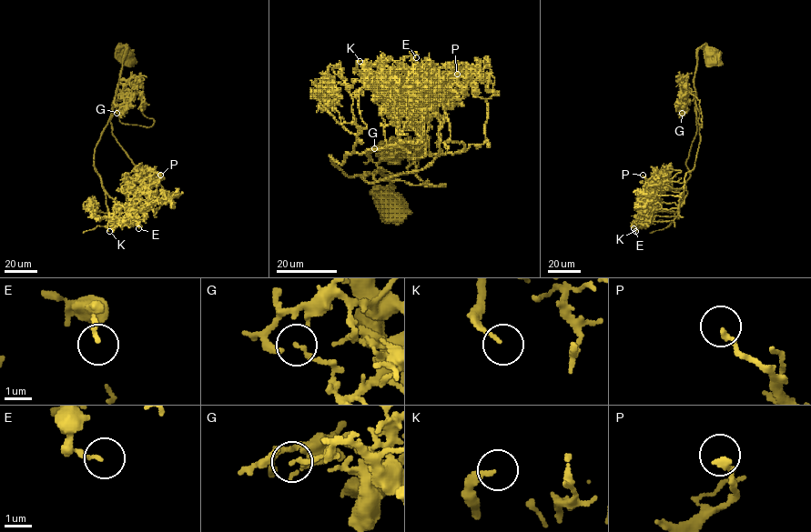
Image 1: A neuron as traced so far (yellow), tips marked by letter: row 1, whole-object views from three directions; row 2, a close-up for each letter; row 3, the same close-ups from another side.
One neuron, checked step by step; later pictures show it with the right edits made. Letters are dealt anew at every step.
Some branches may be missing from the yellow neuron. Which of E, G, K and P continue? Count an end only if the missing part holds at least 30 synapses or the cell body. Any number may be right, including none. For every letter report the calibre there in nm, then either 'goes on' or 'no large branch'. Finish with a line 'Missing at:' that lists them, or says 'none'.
E: calibre 140 nm; no large branch
G: calibre 110 nm; no large branch
K: calibre 150 nm; no large branch
P: calibre 220 nm; no large branch
Missing at: none

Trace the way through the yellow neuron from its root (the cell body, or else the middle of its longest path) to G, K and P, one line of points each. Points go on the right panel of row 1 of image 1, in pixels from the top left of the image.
G: (711, 55), (704, 45), (697, 50), (694, 87), (702, 127), (700, 101), (690, 93), (694, 92), (682, 113)
K: (711, 55), (704, 45), (697, 50), (697, 132), (678, 215), (673, 220), (642, 222), (635, 231)
P: (711, 55), (704, 45), (697, 50), (697, 132), (686, 162), (684, 201), (684, 185), (650, 185), (643, 175)

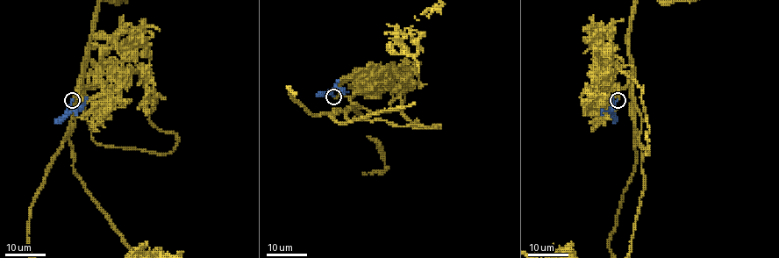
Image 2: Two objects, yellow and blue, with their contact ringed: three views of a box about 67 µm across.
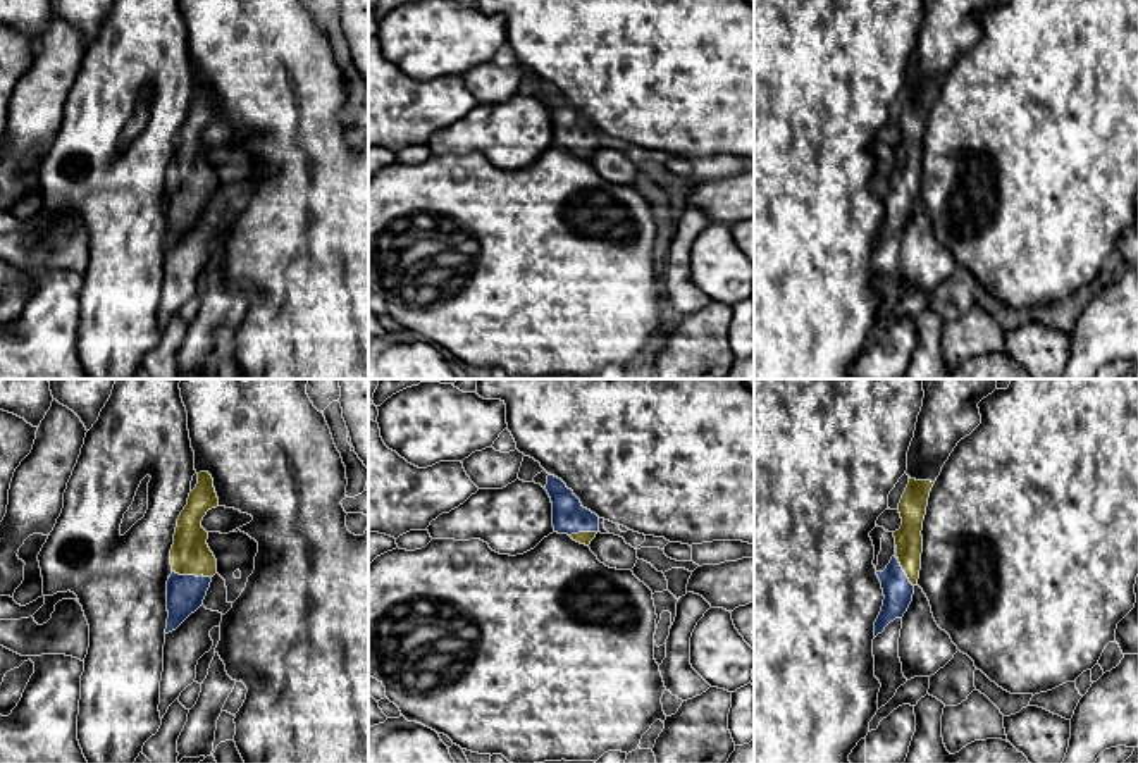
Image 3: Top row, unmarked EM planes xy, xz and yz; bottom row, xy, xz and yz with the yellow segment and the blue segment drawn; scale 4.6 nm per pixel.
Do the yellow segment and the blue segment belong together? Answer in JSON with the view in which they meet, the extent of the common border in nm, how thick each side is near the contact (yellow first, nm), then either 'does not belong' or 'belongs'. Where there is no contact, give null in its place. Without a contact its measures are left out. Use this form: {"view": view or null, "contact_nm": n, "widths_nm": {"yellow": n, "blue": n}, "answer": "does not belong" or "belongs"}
{"view": "xy", "contact_nm": 190, "widths_nm": {"yellow": 190, "blue": 180}, "answer": "belongs"}

